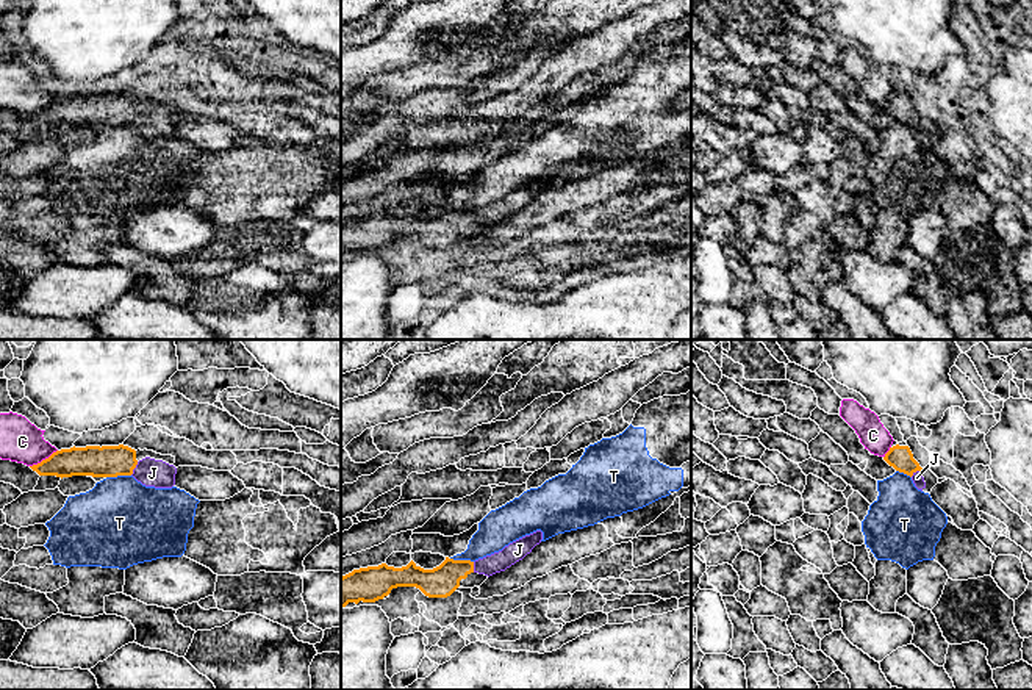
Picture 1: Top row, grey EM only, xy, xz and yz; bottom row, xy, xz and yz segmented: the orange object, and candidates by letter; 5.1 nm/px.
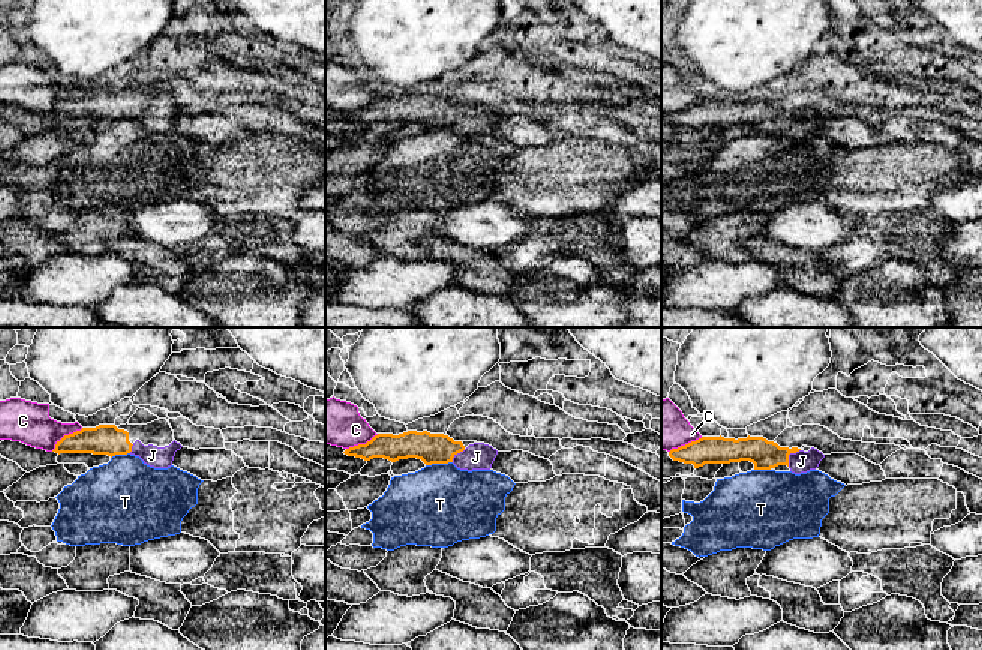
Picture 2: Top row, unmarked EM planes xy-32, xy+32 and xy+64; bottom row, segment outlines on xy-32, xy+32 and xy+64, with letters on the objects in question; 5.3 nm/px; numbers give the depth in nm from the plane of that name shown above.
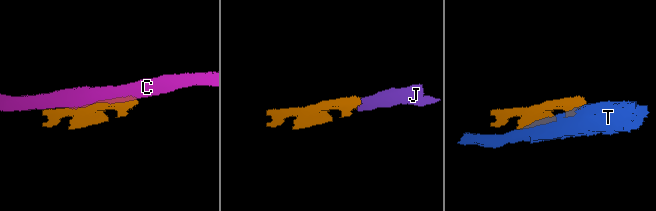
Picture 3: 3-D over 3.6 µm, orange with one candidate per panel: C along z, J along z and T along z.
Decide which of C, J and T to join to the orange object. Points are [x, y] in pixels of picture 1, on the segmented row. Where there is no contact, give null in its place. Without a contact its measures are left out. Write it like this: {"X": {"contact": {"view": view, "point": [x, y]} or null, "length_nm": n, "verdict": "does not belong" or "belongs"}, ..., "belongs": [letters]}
{"C": {"contact": {"view": "xy", "point": [42, 460]}, "length_nm": 170, "verdict": "does not belong"}, "J": {"contact": {"view": "xy", "point": [135, 467]}, "length_nm": 80, "verdict": "belongs"}, "T": {"contact": {"view": "xy", "point": [118, 474]}, "length_nm": 130, "verdict": "does not belong"}, "belongs": ["J"]}

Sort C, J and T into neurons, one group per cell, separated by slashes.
C / J / T

